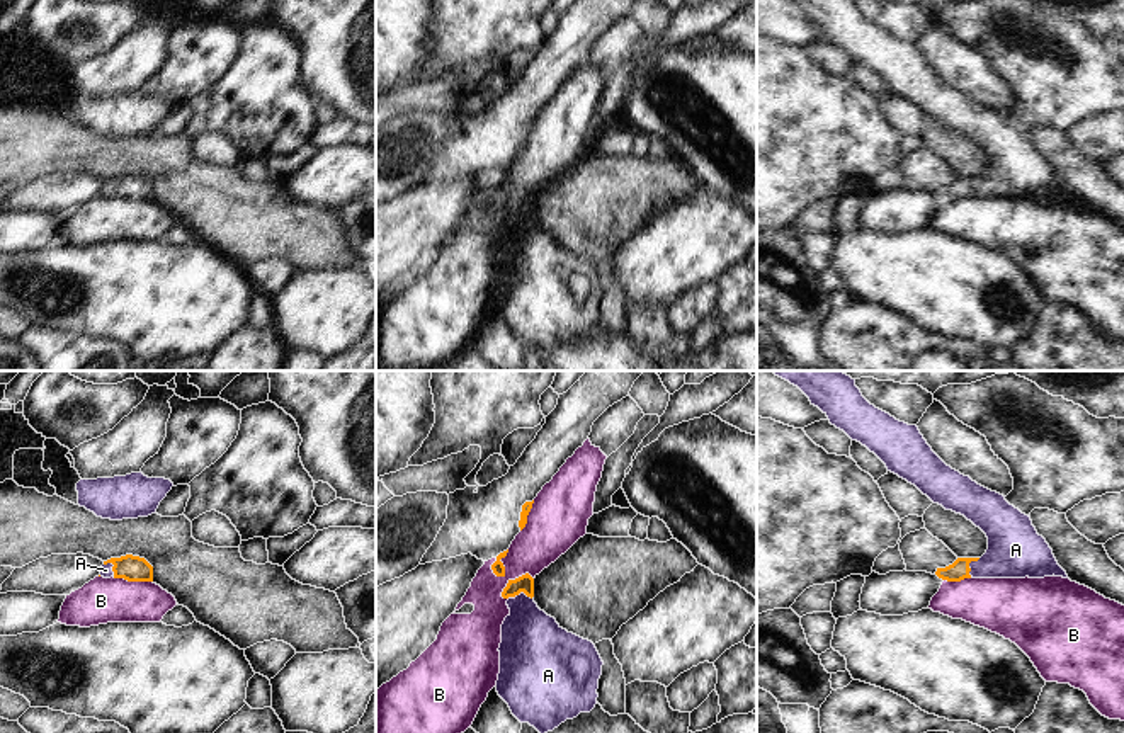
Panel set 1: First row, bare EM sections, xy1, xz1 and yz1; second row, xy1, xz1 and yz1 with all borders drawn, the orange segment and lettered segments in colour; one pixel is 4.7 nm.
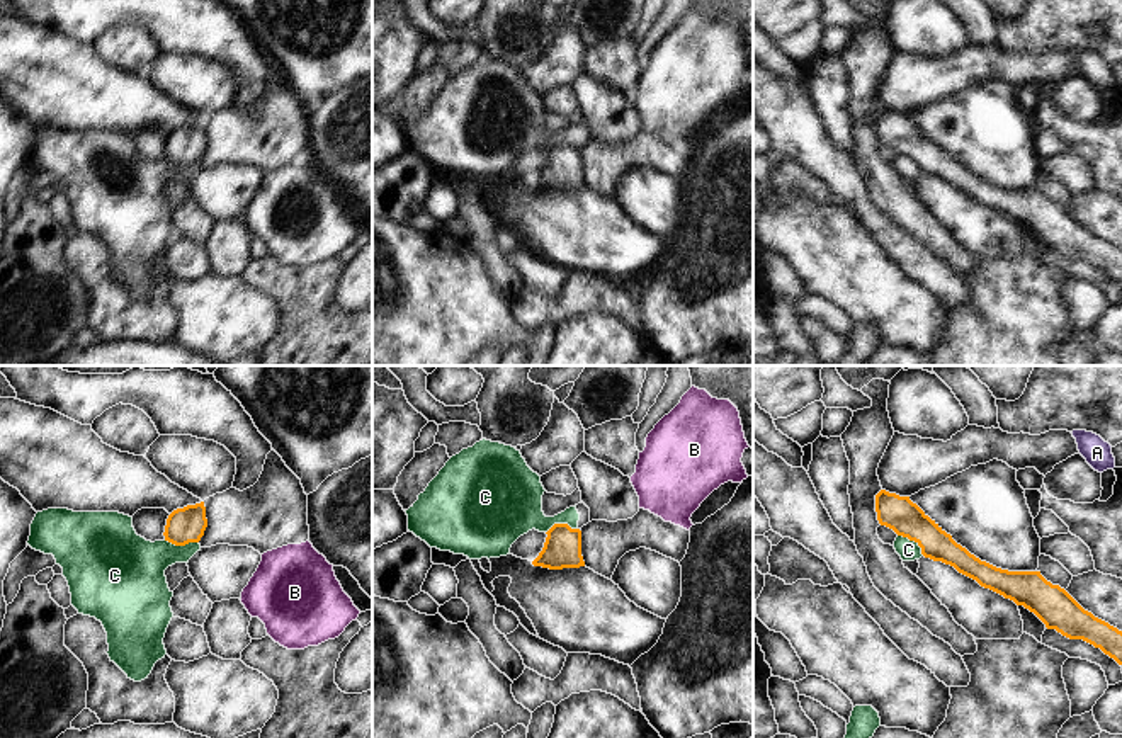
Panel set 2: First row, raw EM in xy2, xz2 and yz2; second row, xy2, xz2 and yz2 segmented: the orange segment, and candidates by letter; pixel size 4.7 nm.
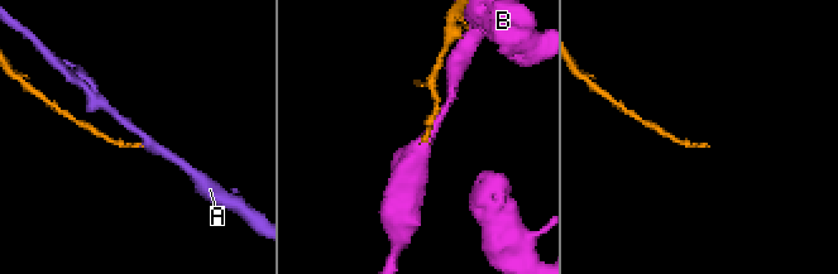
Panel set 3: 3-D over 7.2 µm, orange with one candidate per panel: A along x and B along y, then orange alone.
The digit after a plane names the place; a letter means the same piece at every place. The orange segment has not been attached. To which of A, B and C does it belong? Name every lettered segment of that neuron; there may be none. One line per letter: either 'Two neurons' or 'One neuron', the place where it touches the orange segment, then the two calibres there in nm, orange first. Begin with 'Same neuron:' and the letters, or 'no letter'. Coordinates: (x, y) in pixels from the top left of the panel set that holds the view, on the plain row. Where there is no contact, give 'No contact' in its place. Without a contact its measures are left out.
Same neuron: A
A: One neuron. Touches orange at yz1 (968, 184). Thickness 90 nm (orange) against 260 nm
B: Two neurons. Touches orange at xz1 (516, 198). Thickness 80 nm (orange) against 220 nm
C: Two neurons. Touches orange at xy2 (181, 164). Thickness 170 nm (orange) against 280 nm.

